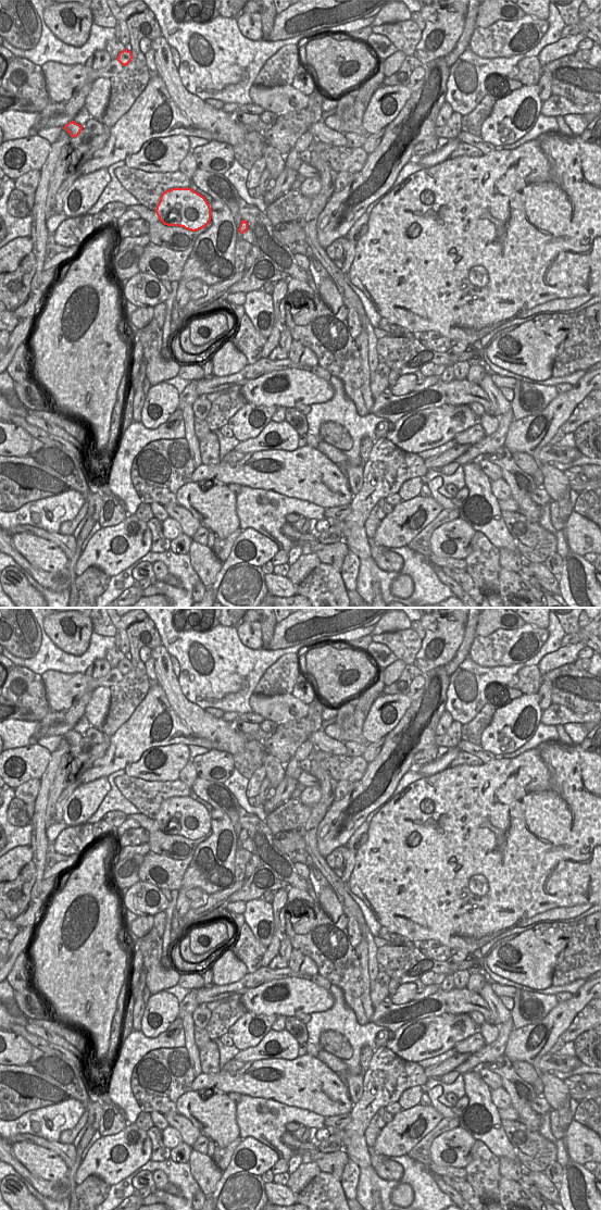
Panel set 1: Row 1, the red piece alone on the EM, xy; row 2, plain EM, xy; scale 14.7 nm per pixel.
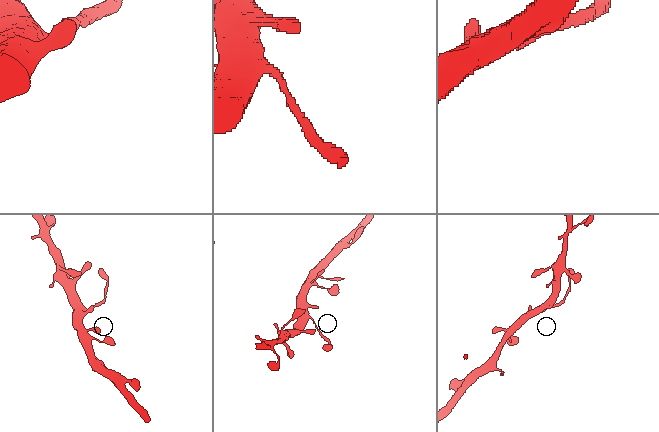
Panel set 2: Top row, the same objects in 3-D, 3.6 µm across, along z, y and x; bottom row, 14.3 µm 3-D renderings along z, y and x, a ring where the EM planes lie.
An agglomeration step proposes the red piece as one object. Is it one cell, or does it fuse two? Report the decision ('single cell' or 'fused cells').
fused cells

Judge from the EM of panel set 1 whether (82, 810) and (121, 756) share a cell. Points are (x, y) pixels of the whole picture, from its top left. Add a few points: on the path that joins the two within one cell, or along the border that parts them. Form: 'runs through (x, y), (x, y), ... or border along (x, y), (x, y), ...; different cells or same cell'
border along (107, 776), (100, 776), (80, 784); different cells

